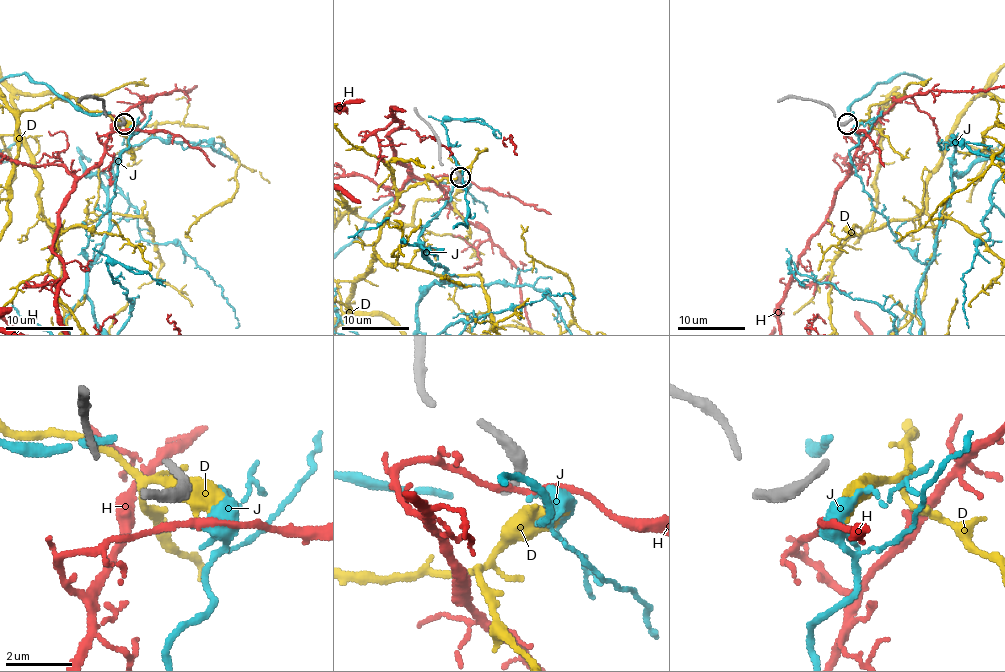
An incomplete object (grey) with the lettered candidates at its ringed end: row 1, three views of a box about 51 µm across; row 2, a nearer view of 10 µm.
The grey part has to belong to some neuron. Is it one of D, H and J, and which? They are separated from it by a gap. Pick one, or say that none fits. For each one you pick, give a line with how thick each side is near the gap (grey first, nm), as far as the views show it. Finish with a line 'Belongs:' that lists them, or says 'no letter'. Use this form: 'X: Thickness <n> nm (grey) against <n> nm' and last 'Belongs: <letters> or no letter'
J: Thickness 320 nm (grey) against 550 nm
Belongs: J

